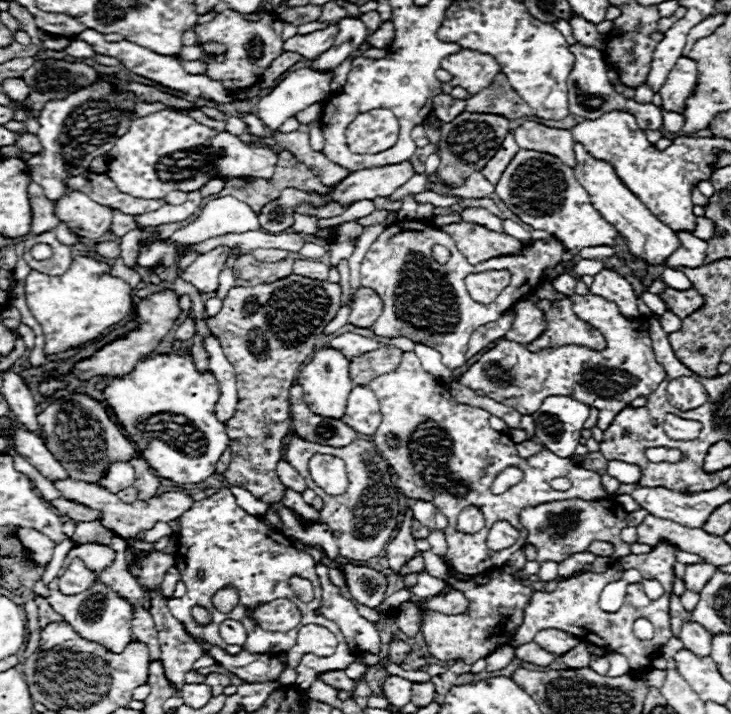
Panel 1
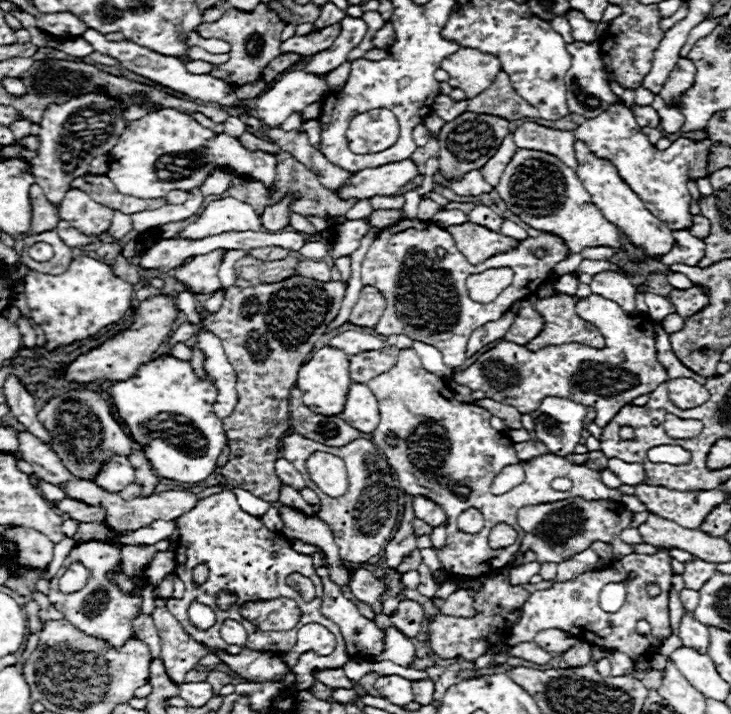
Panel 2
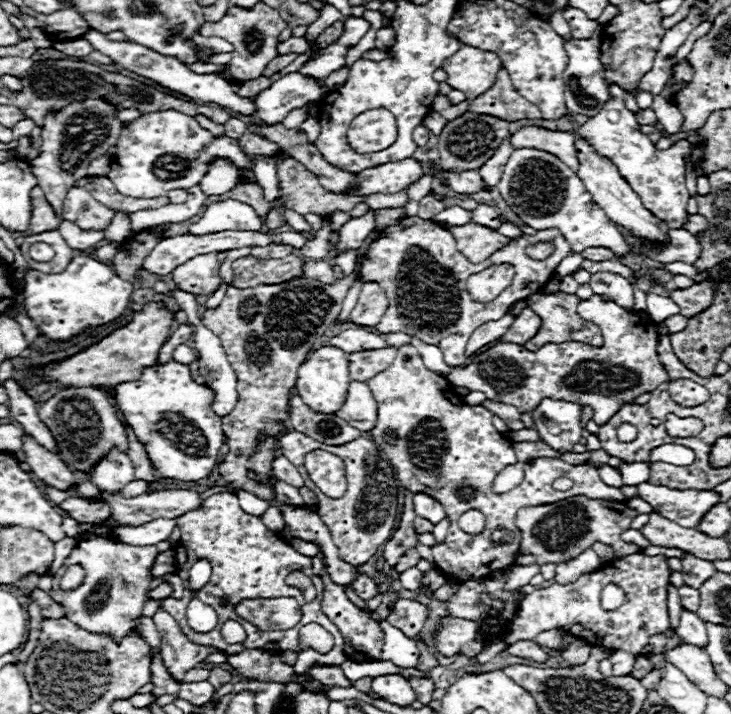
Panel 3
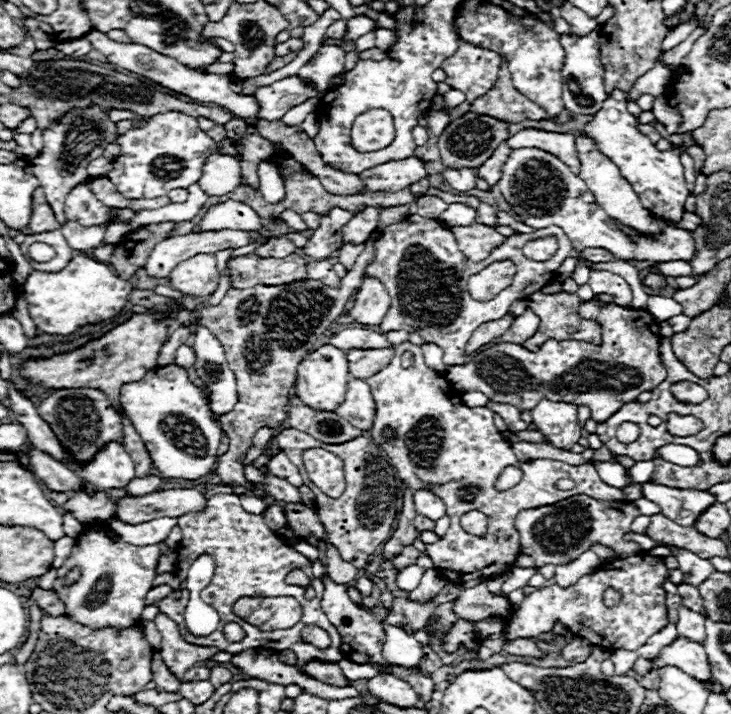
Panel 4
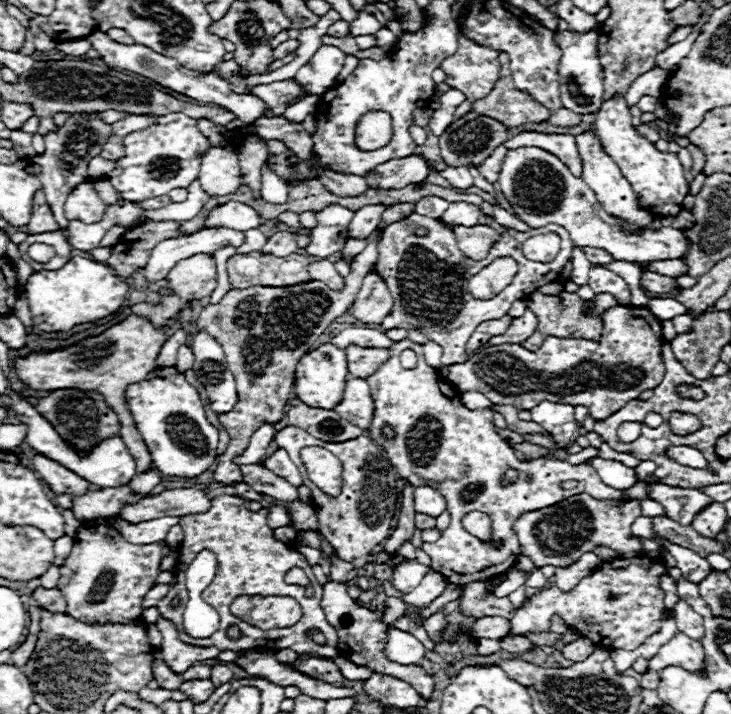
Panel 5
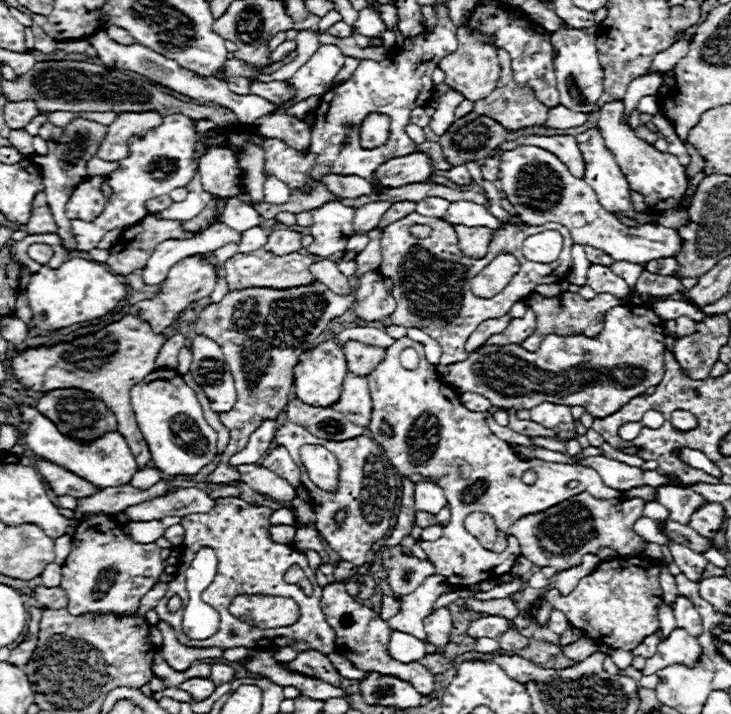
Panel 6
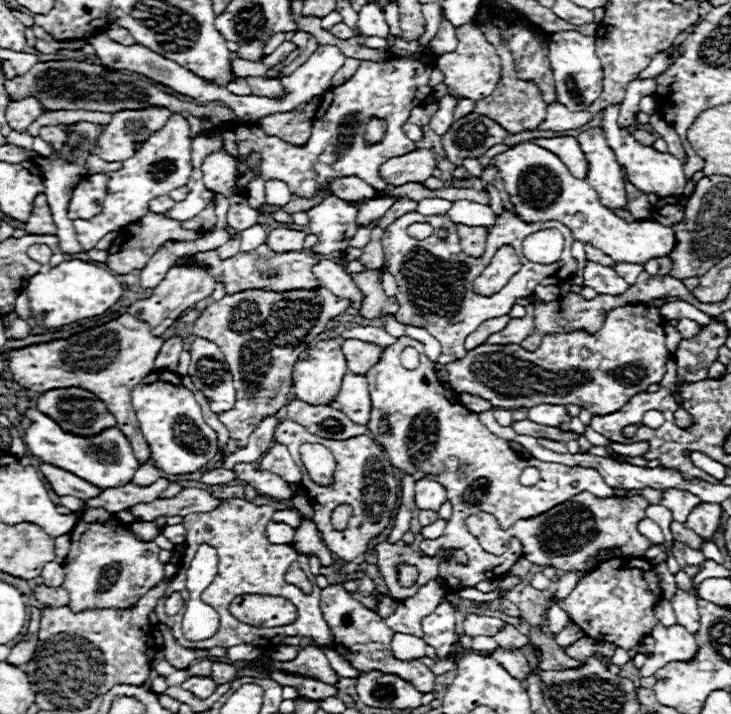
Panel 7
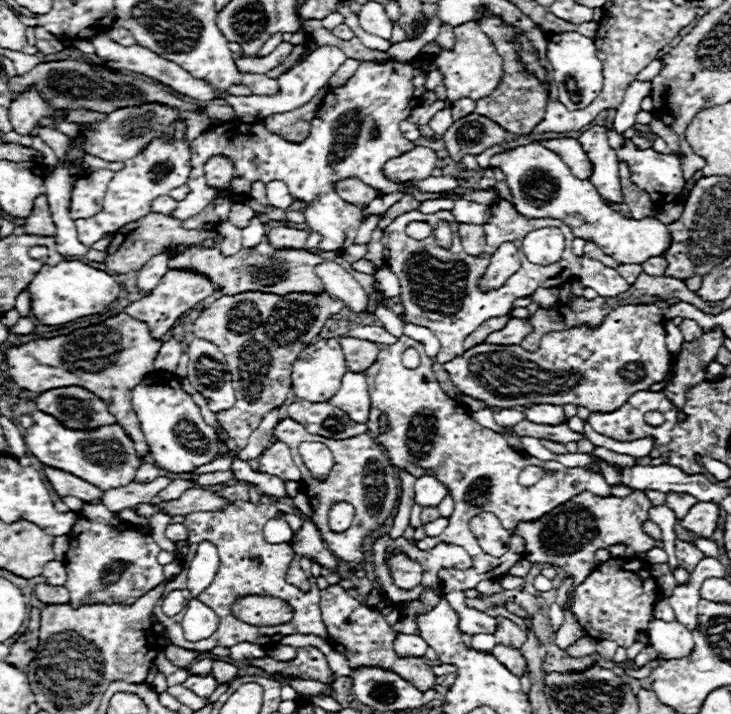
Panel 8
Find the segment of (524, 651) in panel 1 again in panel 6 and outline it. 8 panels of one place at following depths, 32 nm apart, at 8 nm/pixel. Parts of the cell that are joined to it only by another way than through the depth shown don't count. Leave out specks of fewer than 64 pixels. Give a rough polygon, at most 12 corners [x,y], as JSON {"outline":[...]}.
{"outline":[[514,628],[498,636],[500,648],[520,652],[528,648],[526,636]]}

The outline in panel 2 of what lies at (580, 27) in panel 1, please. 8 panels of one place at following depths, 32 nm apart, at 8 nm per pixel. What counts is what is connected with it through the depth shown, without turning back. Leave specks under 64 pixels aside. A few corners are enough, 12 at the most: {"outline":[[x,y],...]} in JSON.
{"outline":[[570,10],[566,20],[572,36],[584,42],[600,42],[596,22]]}

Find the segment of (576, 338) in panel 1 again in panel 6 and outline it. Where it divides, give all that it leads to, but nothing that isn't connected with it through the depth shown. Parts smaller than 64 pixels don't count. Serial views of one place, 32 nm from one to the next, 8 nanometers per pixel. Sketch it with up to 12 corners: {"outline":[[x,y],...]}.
{"outline":[[574,292],[526,298],[536,332],[522,342],[538,350],[548,334],[598,336],[604,312],[622,304],[610,294]]}

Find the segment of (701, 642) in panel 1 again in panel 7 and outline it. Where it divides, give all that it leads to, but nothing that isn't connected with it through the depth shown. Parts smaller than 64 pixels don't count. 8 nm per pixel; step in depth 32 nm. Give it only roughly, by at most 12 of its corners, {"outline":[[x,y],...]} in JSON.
{"outline":[[676,592],[672,608],[676,622],[688,632],[700,630],[696,598]]}

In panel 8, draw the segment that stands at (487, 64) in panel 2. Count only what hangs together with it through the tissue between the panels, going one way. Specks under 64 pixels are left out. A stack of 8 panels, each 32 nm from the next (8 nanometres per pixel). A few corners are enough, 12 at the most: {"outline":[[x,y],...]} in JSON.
{"outline":[[476,22],[436,58],[450,100],[490,96],[502,58]]}

